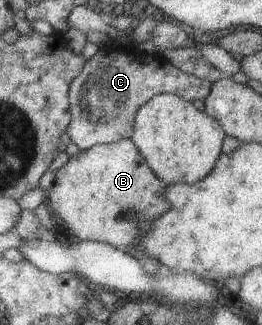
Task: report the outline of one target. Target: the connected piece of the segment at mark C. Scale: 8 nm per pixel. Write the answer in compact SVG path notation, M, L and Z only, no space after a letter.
M98 47L97 52L84 60L82 69L80 73L72 81L70 81L69 90L68 90L68 101L69 101L69 112L71 113L71 120L67 127L67 132L71 142L76 145L76 147L80 151L88 150L89 147L92 147L96 144L113 144L117 141L124 140L125 138L130 138L132 132L134 131L134 116L139 107L142 107L154 94L172 94L178 97L181 97L184 101L193 102L196 99L204 99L209 92L209 87L211 86L211 82L188 75L179 69L176 69L166 58L160 56L159 54L149 53L144 59L140 59L140 57L136 57L136 55L128 55L128 52L136 52L128 51L128 48L120 49L120 47L114 49L110 48L110 51L106 51L105 47Z

